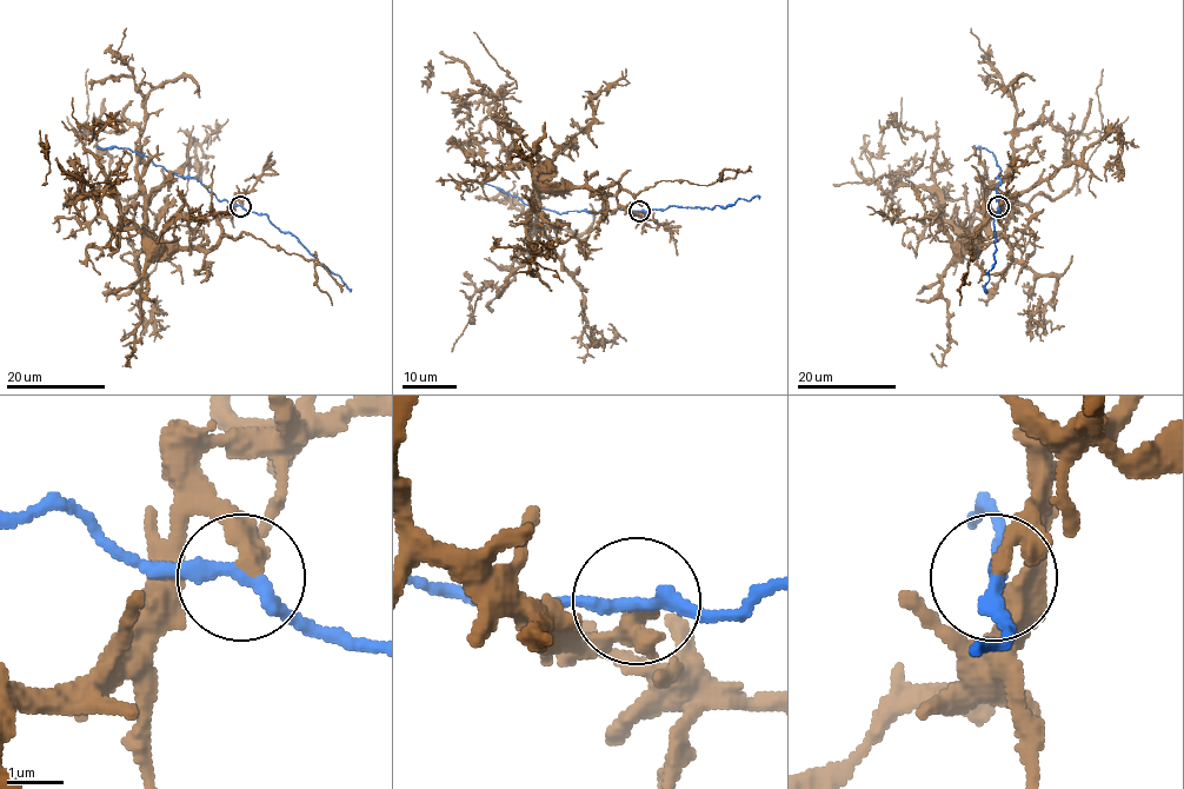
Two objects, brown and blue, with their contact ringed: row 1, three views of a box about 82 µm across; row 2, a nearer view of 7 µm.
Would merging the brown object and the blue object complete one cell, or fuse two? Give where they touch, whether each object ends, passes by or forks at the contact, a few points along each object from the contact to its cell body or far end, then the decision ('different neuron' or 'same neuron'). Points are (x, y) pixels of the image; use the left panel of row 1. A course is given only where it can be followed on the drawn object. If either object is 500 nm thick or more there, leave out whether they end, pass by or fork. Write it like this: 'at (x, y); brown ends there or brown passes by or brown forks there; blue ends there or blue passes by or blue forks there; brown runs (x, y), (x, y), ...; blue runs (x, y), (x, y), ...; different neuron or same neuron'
at (240, 206); brown passes by; blue passes by; brown runs (240, 205), (214, 245), (171, 247), (146, 229), (142, 194), (110, 185), (85, 131), (94, 196); blue runs (240, 205), (219, 200), (194, 178), (167, 172), (127, 148), (97, 146); different neuron

